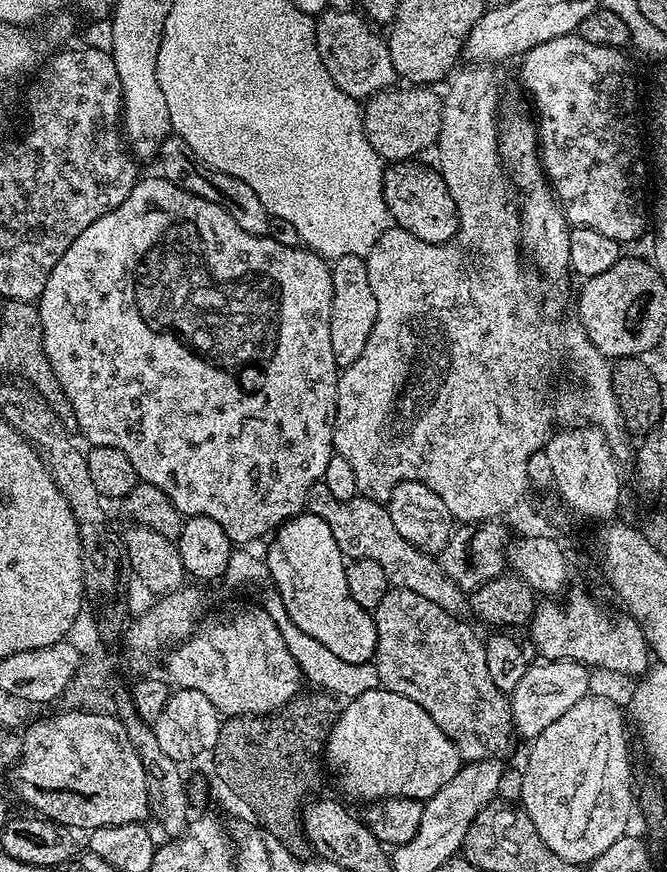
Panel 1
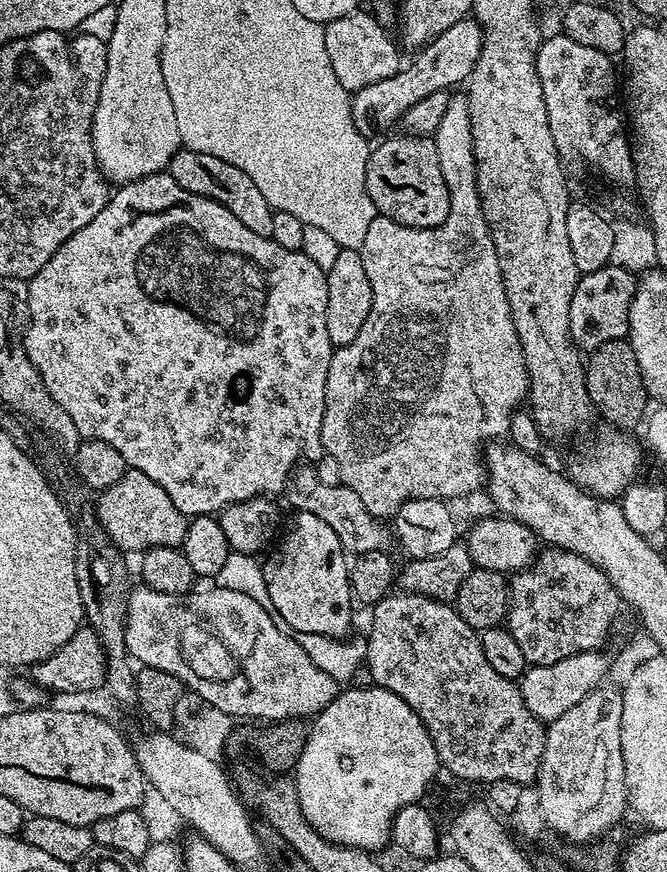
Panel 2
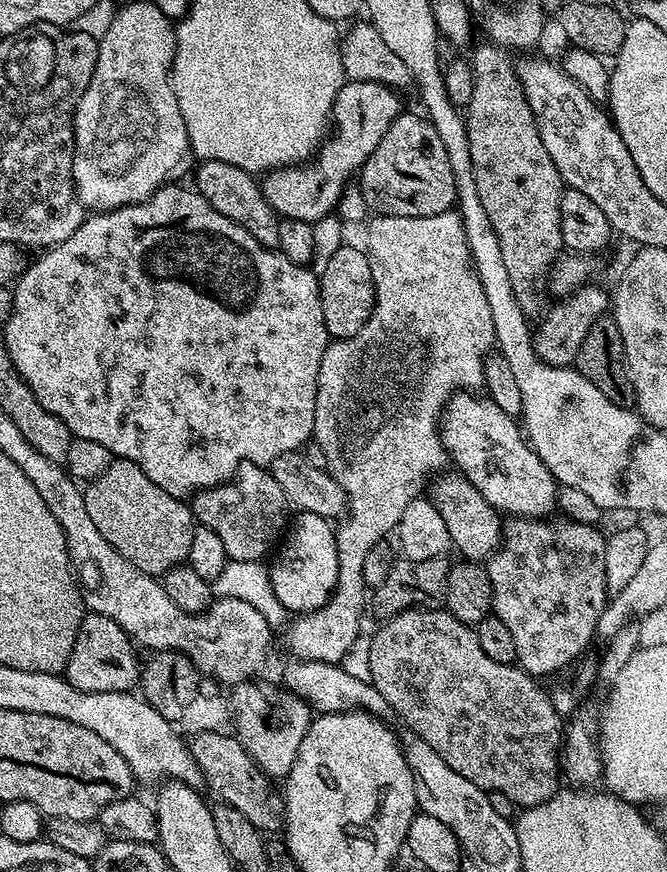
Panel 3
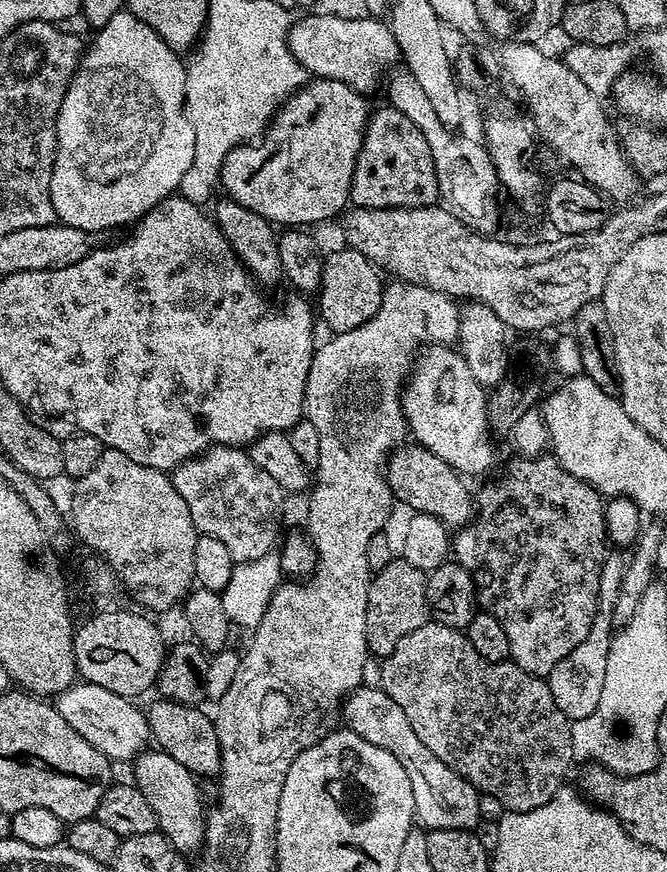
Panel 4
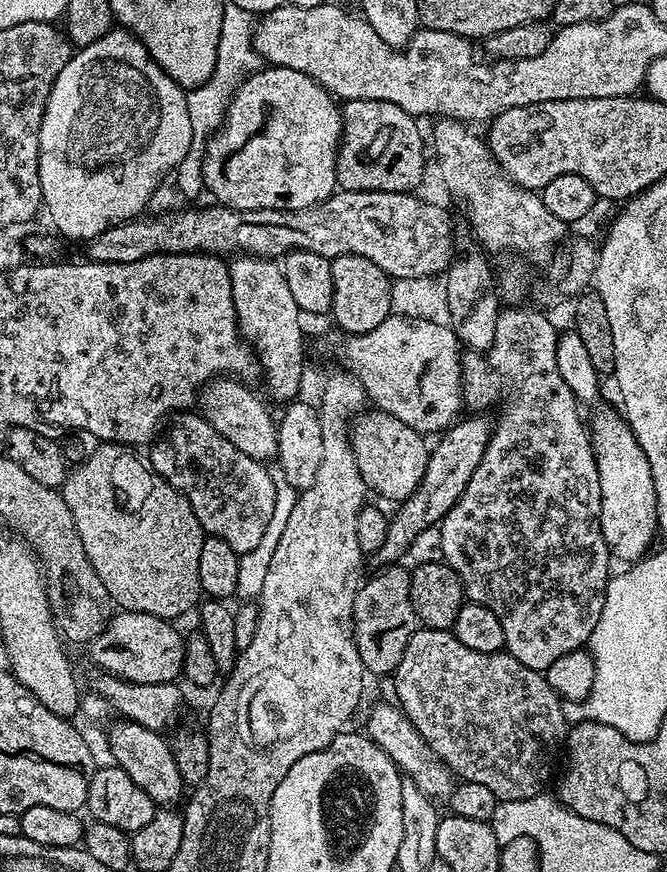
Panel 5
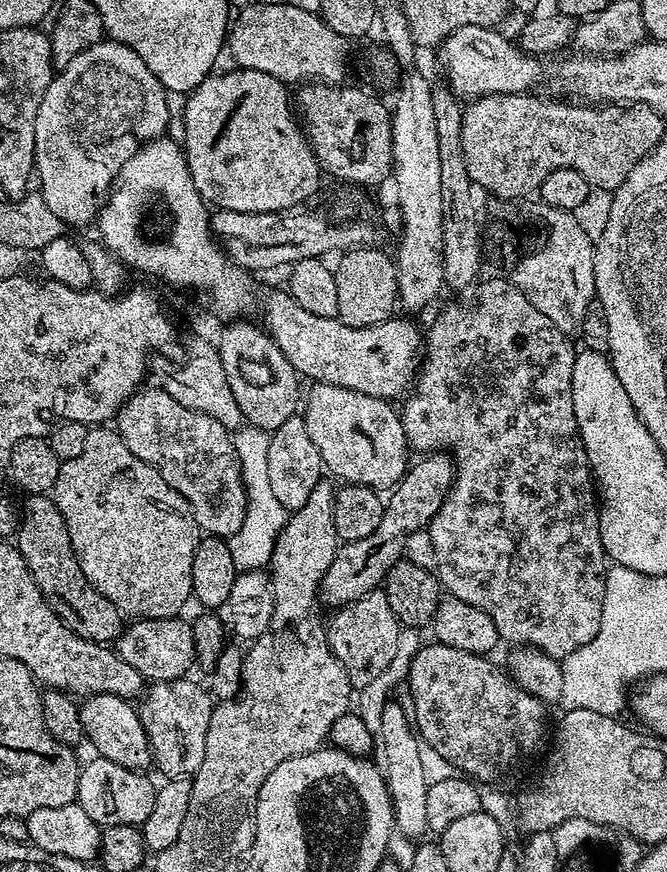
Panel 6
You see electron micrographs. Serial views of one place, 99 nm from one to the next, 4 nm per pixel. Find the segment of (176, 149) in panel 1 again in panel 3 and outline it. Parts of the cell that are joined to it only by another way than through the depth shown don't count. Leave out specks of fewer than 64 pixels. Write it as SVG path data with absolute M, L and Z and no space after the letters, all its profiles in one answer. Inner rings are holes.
M217 160L199 161L195 165L194 176L195 172L195 191L200 192L202 198L206 198L206 202L210 202L214 210L218 210L218 214L226 214L226 218L238 222L238 226L254 234L254 238L258 238L262 246L278 249L278 226L281 217L277 216L276 211L265 200L257 181L256 184L252 181L255 180L253 173L242 170L238 166L230 166L230 162L218 162Z

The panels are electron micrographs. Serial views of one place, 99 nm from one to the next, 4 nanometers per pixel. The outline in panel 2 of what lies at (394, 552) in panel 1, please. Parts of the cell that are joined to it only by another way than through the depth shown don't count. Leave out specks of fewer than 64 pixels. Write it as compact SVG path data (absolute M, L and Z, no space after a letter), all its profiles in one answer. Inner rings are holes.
M300 466L293 471L292 475L288 478L286 485L286 497L293 504L293 509L296 512L308 511L310 514L316 514L319 518L327 523L338 534L341 539L341 546L348 554L355 554L361 556L367 552L388 552L388 536L390 540L390 532L383 528L381 521L377 517L370 514L370 510L366 510L366 506L362 506L362 498L358 498L358 494L354 494L354 490L343 486L326 486L326 482L322 482L318 478L315 467Z

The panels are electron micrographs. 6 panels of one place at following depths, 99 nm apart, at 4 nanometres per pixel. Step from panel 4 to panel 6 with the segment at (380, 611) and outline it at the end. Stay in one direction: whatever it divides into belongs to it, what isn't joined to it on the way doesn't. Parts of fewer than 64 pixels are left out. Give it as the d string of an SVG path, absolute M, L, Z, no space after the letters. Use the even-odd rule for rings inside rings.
M382 590L366 594L352 604L345 604L337 612L340 613L326 624L328 644L338 662L342 662L348 671L353 689L361 690L393 661L402 625L390 606L388 595Z

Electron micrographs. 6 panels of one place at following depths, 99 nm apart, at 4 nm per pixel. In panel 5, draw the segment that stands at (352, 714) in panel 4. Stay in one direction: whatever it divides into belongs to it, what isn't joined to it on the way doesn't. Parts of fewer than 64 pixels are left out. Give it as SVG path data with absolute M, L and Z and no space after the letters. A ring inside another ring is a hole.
M395 703L376 704L368 712L368 729L366 729L368 739L373 740L387 756L396 763L396 767L407 779L412 780L418 786L422 794L429 797L433 802L447 801L454 789L454 777L449 772L448 767L442 763L430 750L430 746L414 730L410 718Z

